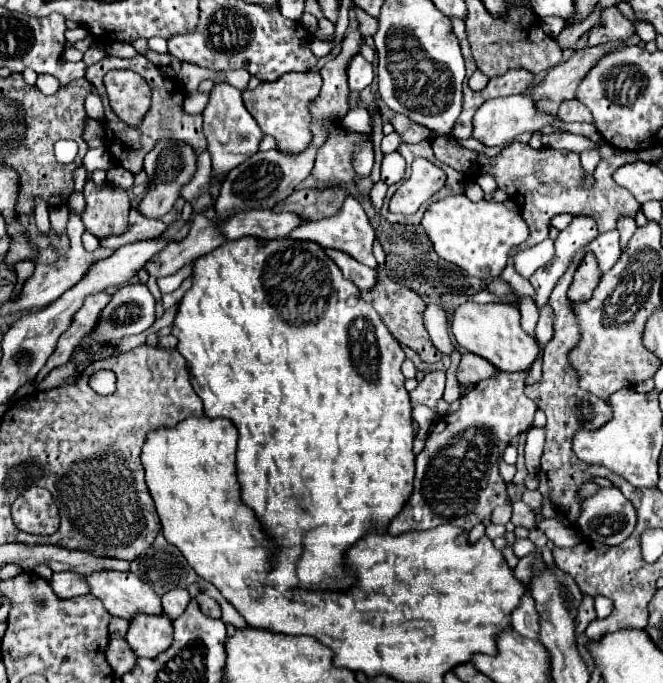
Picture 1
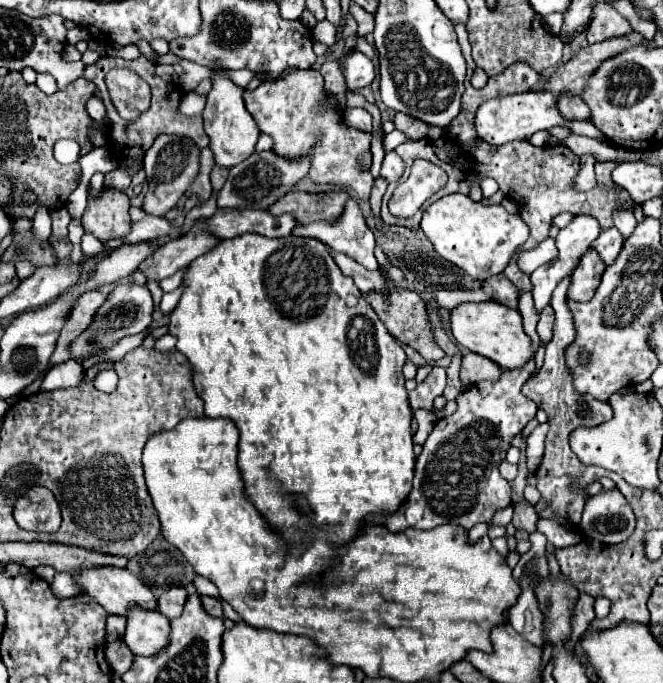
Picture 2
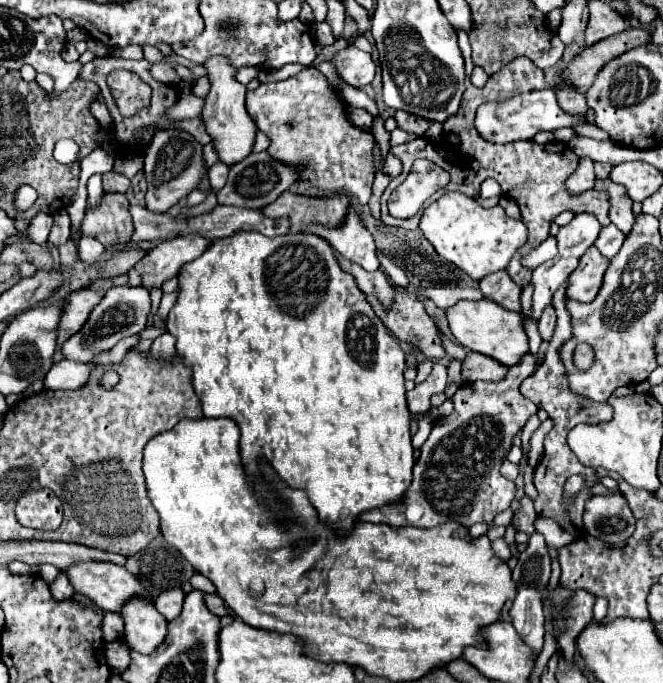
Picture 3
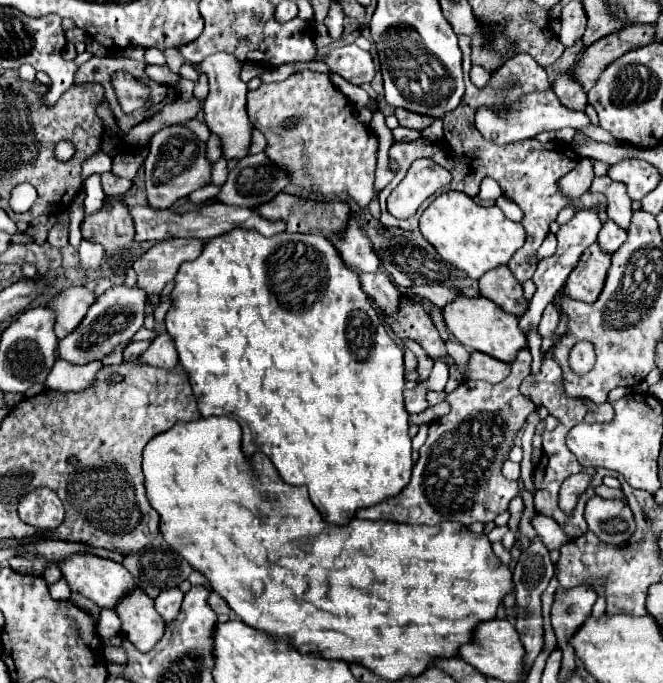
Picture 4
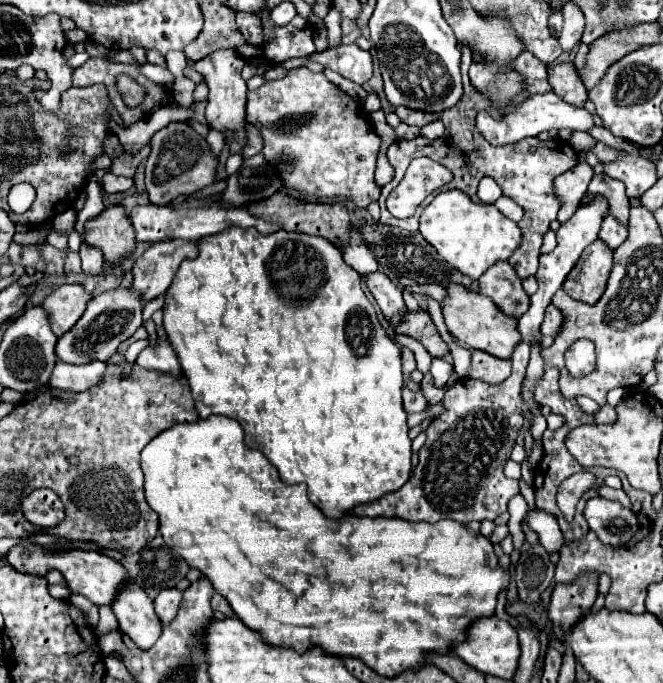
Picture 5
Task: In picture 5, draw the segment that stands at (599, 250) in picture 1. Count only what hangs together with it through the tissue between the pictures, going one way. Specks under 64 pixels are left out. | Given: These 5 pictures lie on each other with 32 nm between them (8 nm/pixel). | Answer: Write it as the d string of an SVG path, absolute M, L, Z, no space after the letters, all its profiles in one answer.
M606 214L600 230L600 240L604 240L610 248L616 250L626 238L628 238L628 224L620 224L620 220Z

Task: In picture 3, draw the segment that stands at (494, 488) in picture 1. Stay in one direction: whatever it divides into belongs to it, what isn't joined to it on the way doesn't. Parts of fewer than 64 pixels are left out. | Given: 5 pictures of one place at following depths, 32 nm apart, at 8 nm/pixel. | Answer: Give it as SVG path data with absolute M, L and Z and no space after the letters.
M528 354L516 368L508 370L508 376L500 382L464 382L456 394L450 398L454 404L454 412L450 416L440 418L434 422L434 428L420 448L420 458L414 464L414 480L408 488L408 492L394 504L386 504L380 508L374 508L370 512L362 512L360 520L366 522L386 522L390 526L418 526L418 528L432 528L442 522L460 522L462 526L470 528L476 522L490 524L496 514L504 512L516 494L516 484L512 480L502 478L500 466L506 460L512 438L518 434L518 430L526 424L526 420L536 414L536 404L530 402L520 394L520 384L524 378L528 378L534 372L534 356Z

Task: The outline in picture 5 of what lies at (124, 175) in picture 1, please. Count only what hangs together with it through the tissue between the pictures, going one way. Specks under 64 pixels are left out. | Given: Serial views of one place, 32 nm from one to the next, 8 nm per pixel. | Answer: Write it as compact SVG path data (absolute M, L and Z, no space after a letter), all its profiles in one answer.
M108 172L104 176L104 190L106 192L124 192L124 190L130 190L134 186L134 180L132 178L126 178L126 176L114 176L112 172Z

